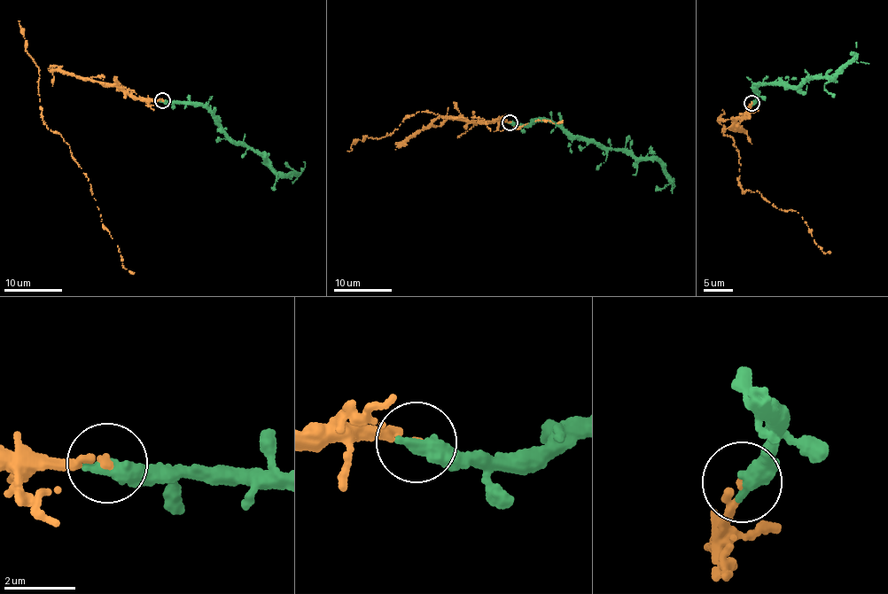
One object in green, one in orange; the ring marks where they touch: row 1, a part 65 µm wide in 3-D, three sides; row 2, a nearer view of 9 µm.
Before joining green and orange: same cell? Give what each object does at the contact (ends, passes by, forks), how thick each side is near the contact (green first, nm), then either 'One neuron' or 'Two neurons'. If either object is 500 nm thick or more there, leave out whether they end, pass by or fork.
At the ring green ends. At the ring orange ends. Thickness 480 nm (green) against 240 nm. One neuron

